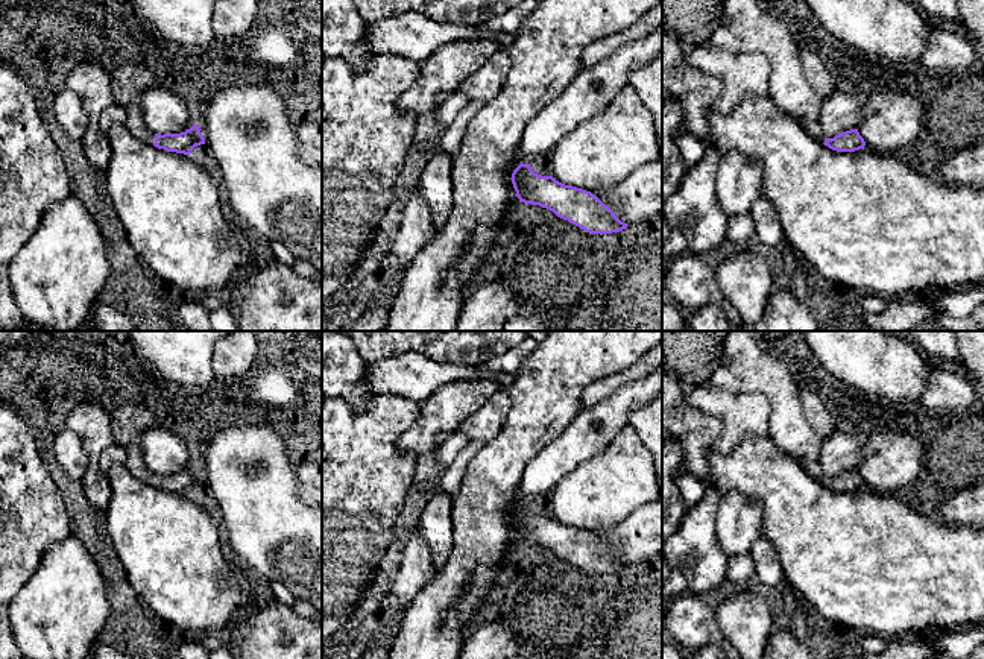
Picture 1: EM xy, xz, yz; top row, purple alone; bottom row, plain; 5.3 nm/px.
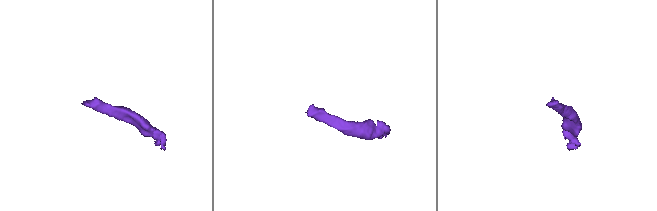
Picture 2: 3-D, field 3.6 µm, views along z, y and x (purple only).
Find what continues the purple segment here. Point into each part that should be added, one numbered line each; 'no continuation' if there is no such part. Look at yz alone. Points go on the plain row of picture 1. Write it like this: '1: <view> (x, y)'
1: yz (813, 466)

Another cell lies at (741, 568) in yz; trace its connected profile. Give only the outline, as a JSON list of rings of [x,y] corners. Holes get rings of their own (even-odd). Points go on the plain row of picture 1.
[[[750,551],[729,560],[726,580],[733,585],[746,585],[755,580],[755,562]]]

